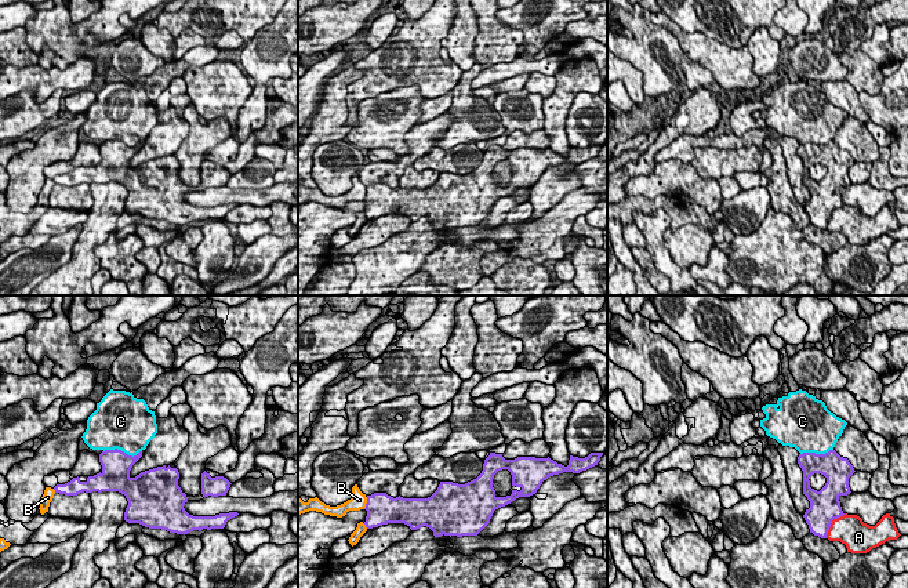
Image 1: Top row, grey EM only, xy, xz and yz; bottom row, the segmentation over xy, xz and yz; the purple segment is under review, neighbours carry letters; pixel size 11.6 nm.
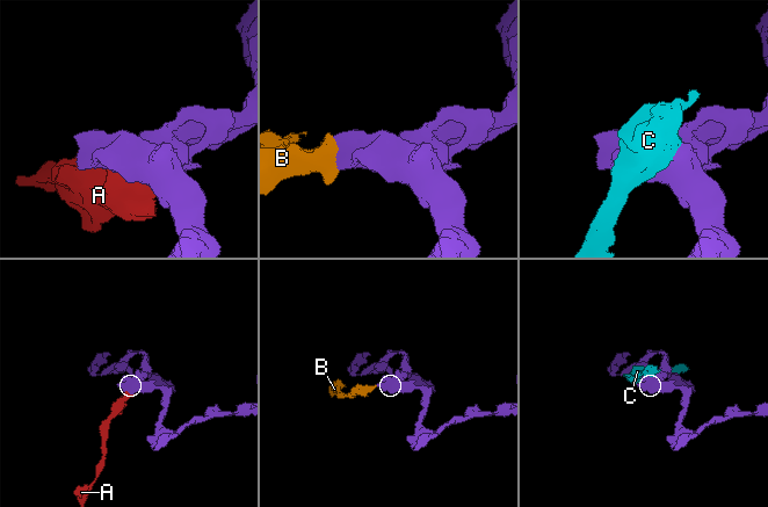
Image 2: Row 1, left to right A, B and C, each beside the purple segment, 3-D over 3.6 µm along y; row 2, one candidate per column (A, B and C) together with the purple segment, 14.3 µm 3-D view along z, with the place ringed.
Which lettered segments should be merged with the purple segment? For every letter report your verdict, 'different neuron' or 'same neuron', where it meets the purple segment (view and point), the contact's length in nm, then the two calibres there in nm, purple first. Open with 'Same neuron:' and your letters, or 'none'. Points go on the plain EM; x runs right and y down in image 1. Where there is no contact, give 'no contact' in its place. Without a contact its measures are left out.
Same neuron: none
A: different neuron; meets purple in yz at (831, 213); contact 360 nm long; 360 nm thick on the purple side, 360 nm on the other
B: different neuron; meets purple in xz at (367, 193); contact 150 nm long; 360 nm thick on the purple side, 190 nm on the other
C: different neuron; meets purple in xy at (123, 142); contact 440 nm long; 340 nm thick on the purple side, 480 nm on the other

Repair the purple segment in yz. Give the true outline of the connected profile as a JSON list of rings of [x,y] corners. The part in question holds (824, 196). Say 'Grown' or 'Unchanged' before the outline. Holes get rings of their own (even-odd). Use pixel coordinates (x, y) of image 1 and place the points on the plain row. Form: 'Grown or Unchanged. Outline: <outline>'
Unchanged. Outline: [[[835,141],[825,145],[803,144],[798,148],[803,161],[803,185],[810,192],[803,208],[810,224],[827,229],[833,210],[843,207],[839,188],[850,185],[849,168],[856,163],[847,149]],[[821,164],[827,168],[825,177],[817,182],[810,178],[810,167]]]

